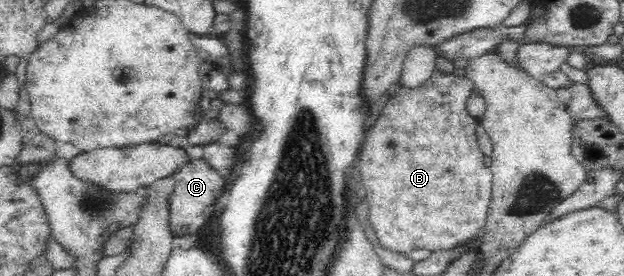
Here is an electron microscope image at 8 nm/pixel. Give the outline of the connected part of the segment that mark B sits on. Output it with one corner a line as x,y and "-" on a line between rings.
435,67
429,79
417,87
409,88
409,86
400,85
399,89
387,99
385,107
379,111
377,119
366,132
360,160
357,161
357,169
361,173
367,205
369,205
369,223
373,226
383,249
403,254
409,254
415,249
425,249
430,252
453,249
483,232
492,199
492,173
490,167
485,167
485,157
479,151
479,143
477,143
477,127
479,127
480,120
467,111
467,99
471,97
473,88
473,82
467,76
459,77
453,72
443,72

